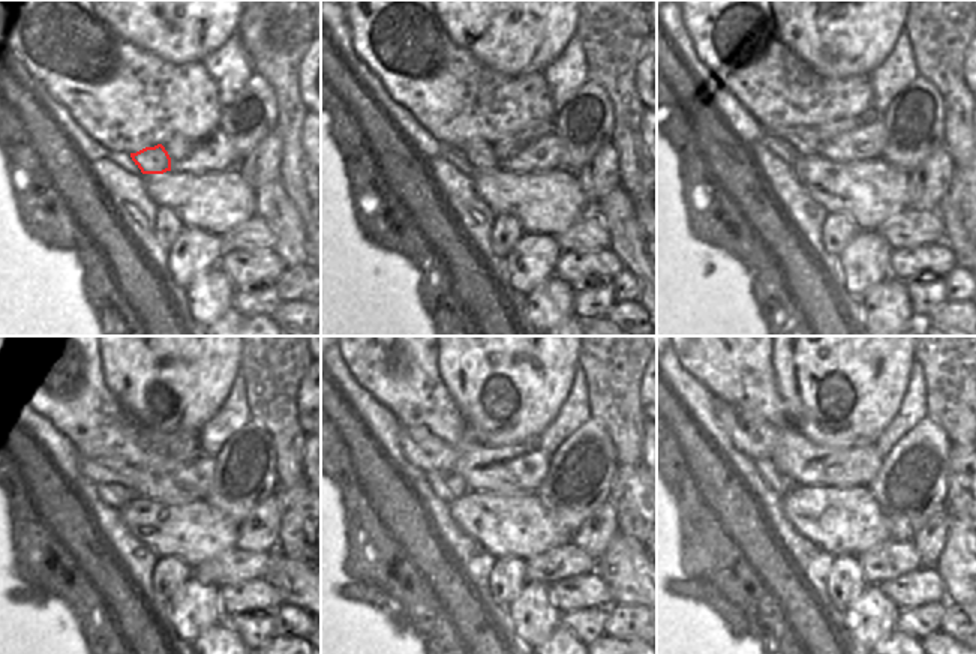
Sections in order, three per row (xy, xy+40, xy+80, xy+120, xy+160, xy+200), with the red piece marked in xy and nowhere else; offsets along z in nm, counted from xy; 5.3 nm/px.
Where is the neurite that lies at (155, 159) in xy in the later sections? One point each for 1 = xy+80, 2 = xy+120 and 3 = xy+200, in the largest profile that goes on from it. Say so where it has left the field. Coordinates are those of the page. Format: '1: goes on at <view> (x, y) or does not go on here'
1: goes on at xy+80 (805, 141)
2: goes on at xy+120 (98, 470)
3: goes on at xy+200 (753, 435)

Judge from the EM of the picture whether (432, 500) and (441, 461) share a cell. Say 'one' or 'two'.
two

